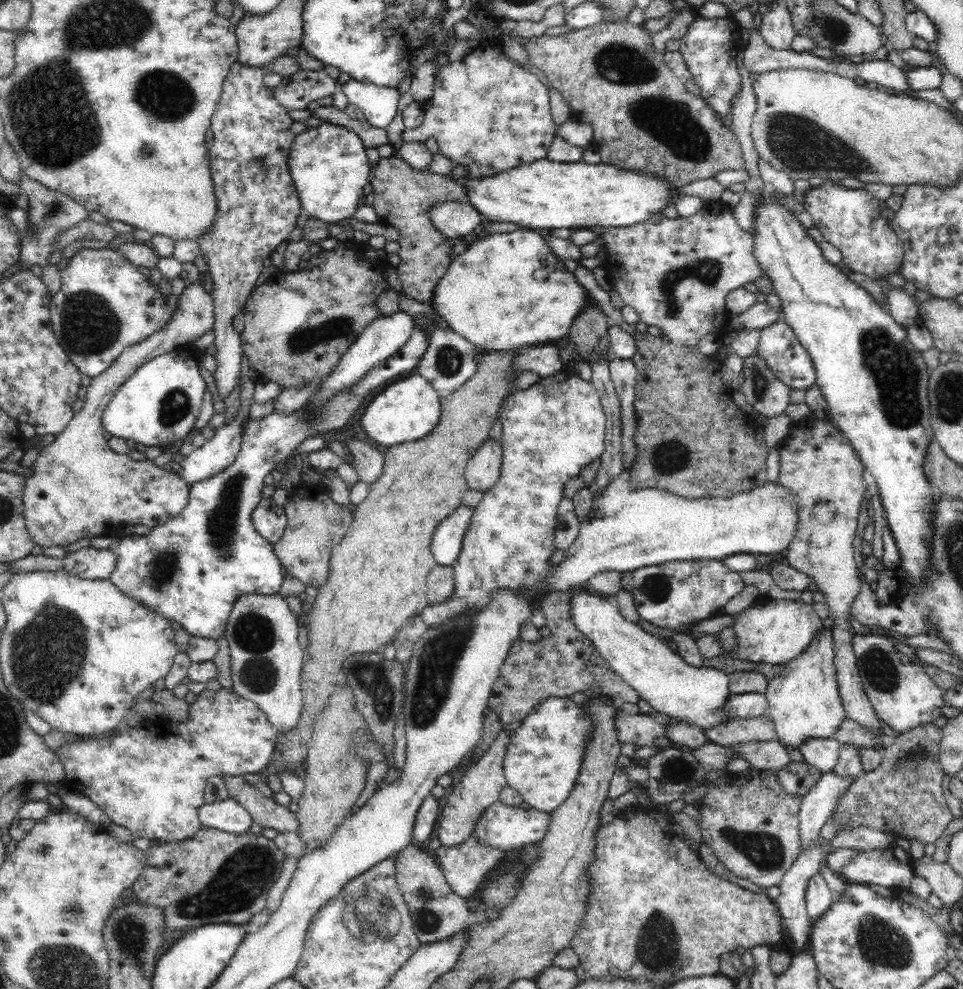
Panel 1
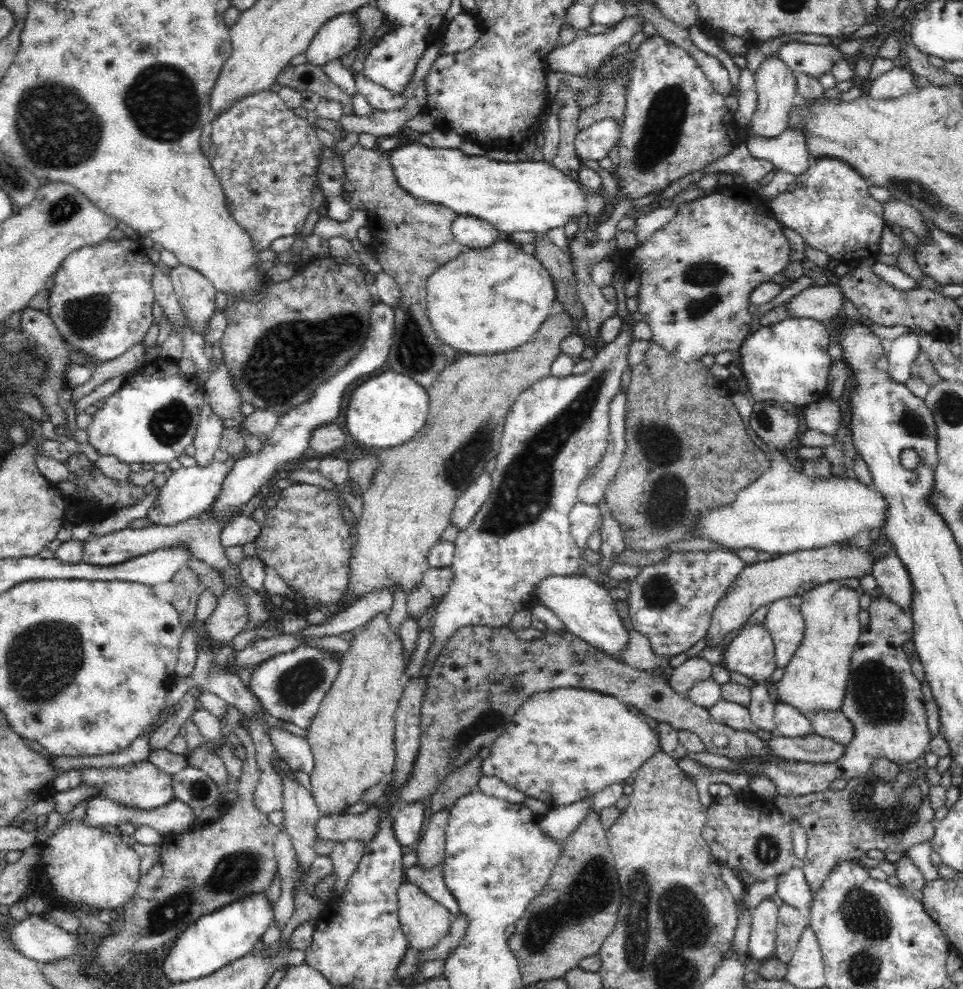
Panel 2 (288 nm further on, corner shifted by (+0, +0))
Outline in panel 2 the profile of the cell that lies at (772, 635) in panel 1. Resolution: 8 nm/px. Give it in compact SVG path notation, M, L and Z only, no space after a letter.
M802 596L782 598L770 604L764 626L770 630L776 648L776 666L788 668L790 660L804 642L806 622L800 612Z

